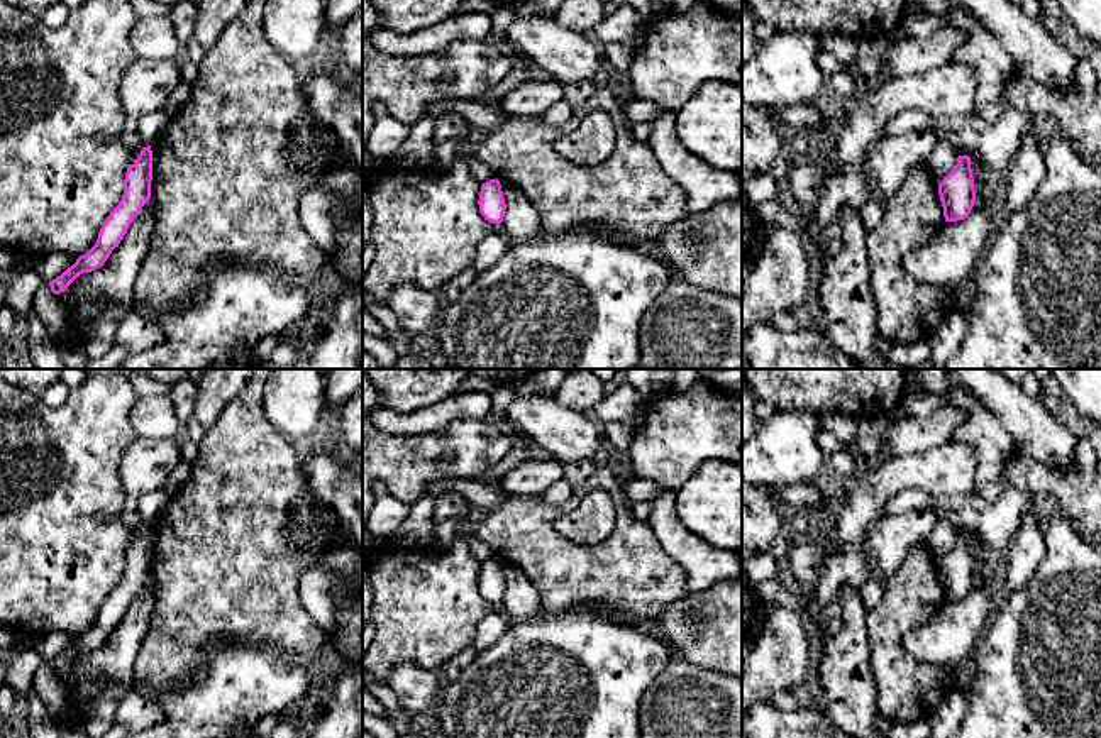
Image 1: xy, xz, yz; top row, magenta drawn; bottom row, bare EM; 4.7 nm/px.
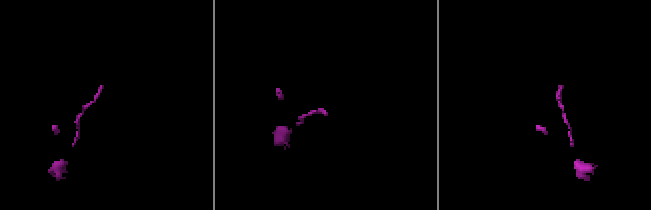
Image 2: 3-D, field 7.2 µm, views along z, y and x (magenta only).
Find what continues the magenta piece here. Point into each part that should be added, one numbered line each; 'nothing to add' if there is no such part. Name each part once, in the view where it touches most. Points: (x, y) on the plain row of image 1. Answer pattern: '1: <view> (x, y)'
nothing to add

